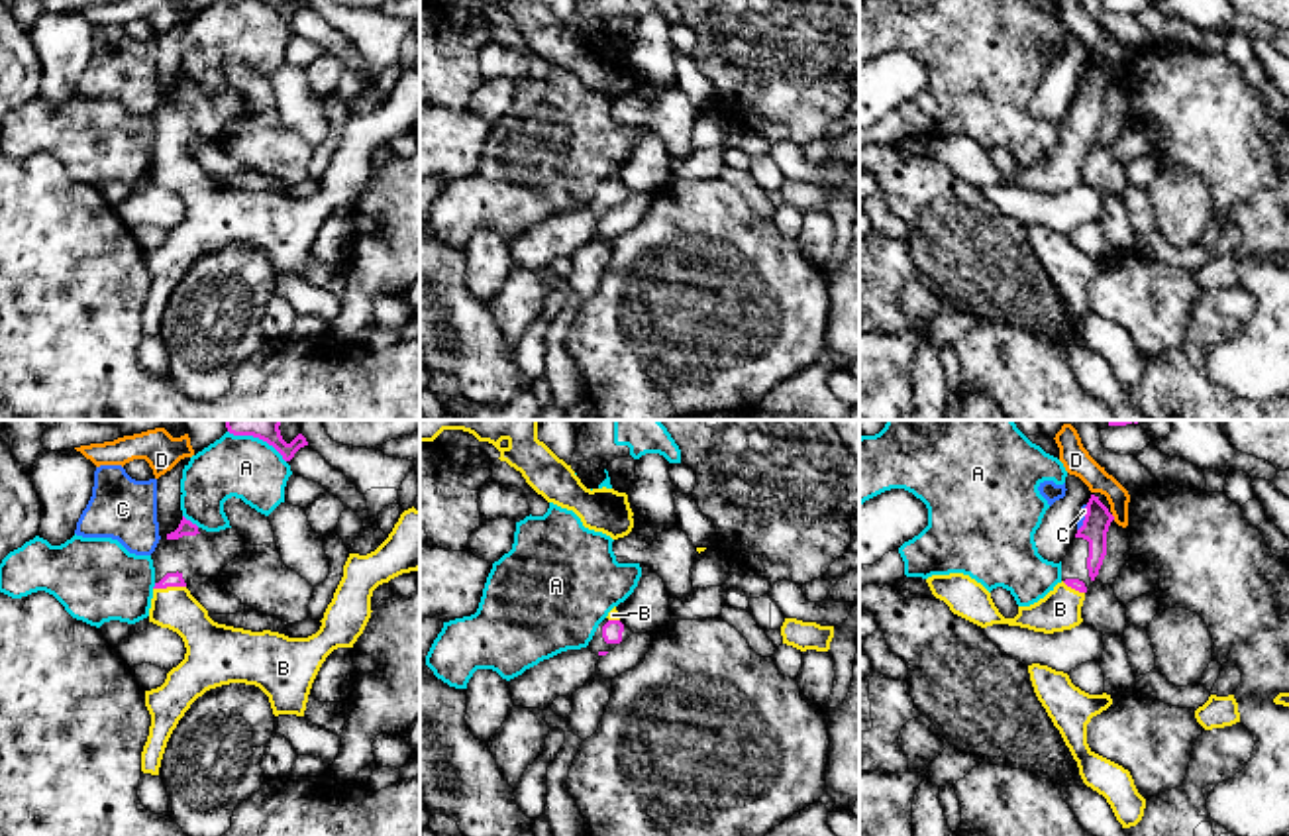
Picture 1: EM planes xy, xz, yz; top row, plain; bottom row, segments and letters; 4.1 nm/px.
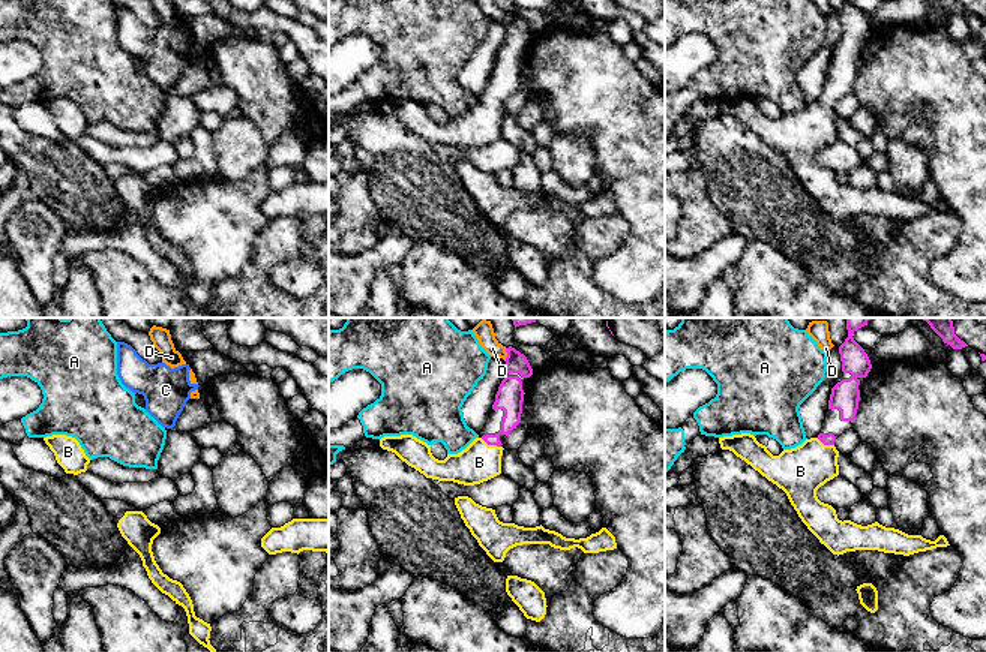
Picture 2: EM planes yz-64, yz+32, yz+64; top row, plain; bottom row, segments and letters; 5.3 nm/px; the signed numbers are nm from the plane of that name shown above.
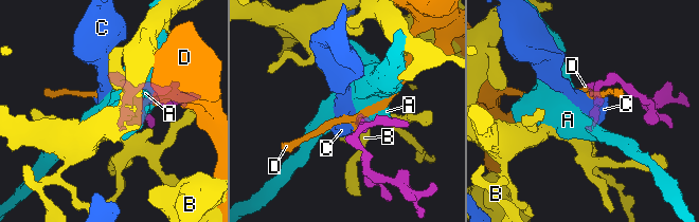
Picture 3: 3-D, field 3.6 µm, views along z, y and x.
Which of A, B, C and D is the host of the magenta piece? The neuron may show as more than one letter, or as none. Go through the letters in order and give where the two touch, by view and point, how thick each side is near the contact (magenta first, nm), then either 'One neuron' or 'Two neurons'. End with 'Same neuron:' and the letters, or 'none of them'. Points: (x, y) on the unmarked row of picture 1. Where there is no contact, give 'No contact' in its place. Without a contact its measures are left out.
A: Touches magenta at xy (189, 81). Thickness 60 nm (magenta) against 240 nm. Two neurons
B: Touches magenta at xy (169, 146). Thickness 60 nm (magenta) against 170 nm. One neuron
C: Touches magenta at yz (1085, 79). Thickness 110 nm (magenta) against 30 nm. Two neurons
D: Touches magenta at yz (1113, 77). Thickness 110 nm (magenta) against 100 nm. Two neurons
Same neuron: B

